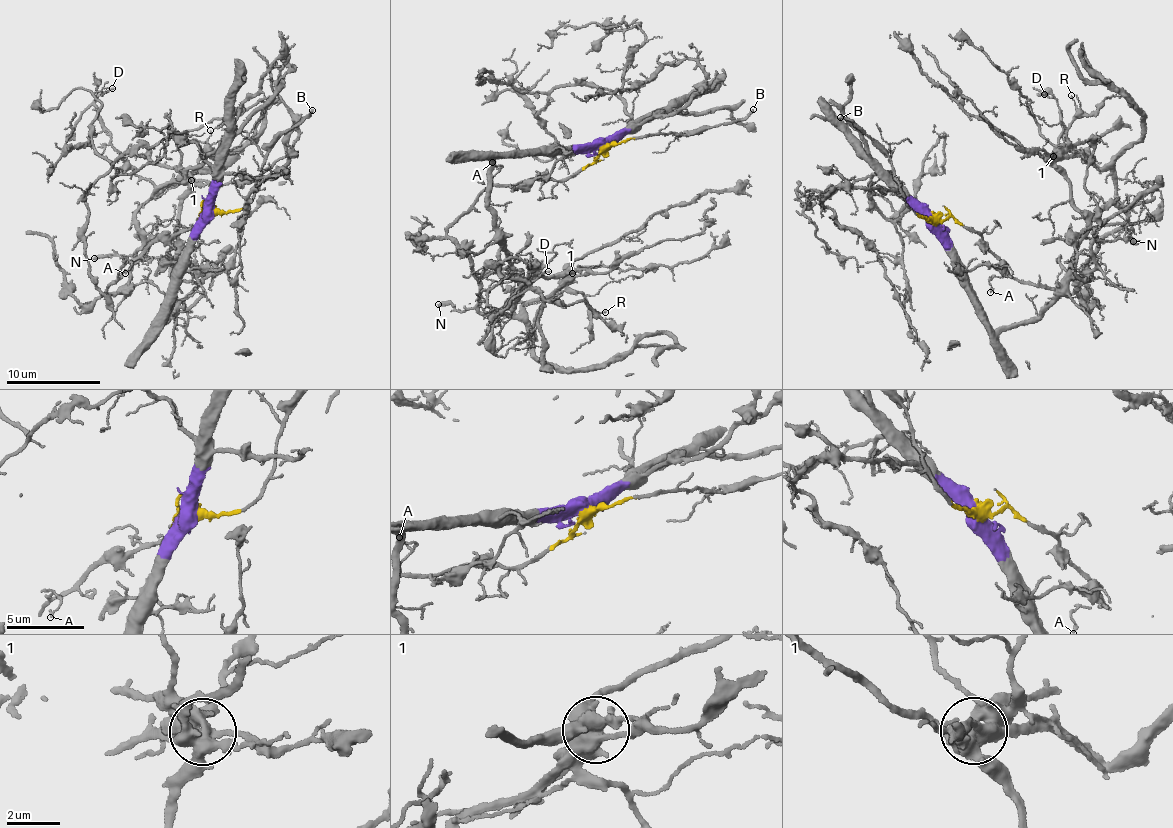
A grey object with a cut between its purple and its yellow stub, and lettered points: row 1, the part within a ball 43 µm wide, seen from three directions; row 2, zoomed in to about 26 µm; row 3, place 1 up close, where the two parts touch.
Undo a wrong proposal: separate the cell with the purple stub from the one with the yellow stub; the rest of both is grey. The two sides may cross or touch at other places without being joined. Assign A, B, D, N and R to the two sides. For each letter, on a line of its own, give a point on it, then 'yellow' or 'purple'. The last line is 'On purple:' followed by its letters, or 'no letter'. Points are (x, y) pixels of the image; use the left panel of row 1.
A: place (125, 273); yellow
B: place (312, 110); yellow
D: place (112, 88); yellow
N: place (94, 258); yellow
R: place (210, 130); purple
On purple: R

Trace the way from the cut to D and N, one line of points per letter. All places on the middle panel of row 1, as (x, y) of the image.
D: (605, 146), (564, 179), (490, 186), (448, 230), (487, 315), (527, 305), (519, 270), (548, 272)
N: (605, 146), (564, 179), (490, 186), (448, 230), (477, 273), (478, 296), (465, 310), (438, 304)

